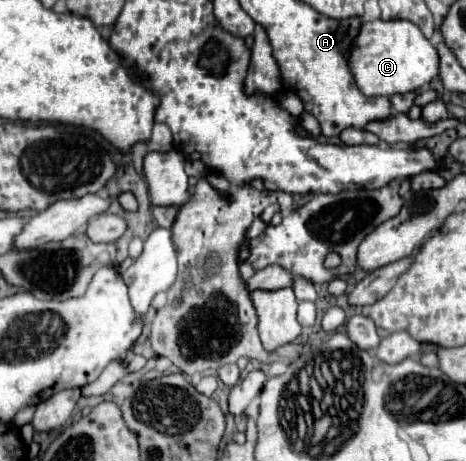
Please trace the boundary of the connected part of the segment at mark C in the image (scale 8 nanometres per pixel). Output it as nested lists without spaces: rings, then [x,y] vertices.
[[[408,20],[364,22],[350,52],[350,70],[364,96],[392,96],[416,92],[438,76],[438,50],[424,38],[420,28]]]

